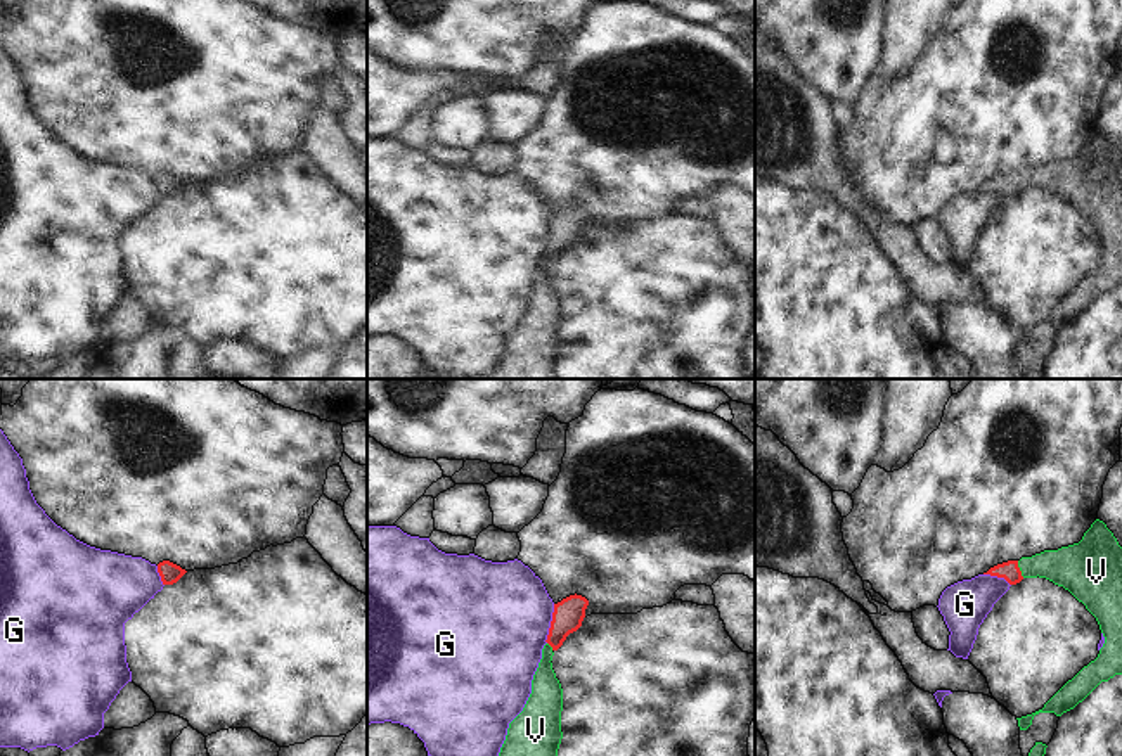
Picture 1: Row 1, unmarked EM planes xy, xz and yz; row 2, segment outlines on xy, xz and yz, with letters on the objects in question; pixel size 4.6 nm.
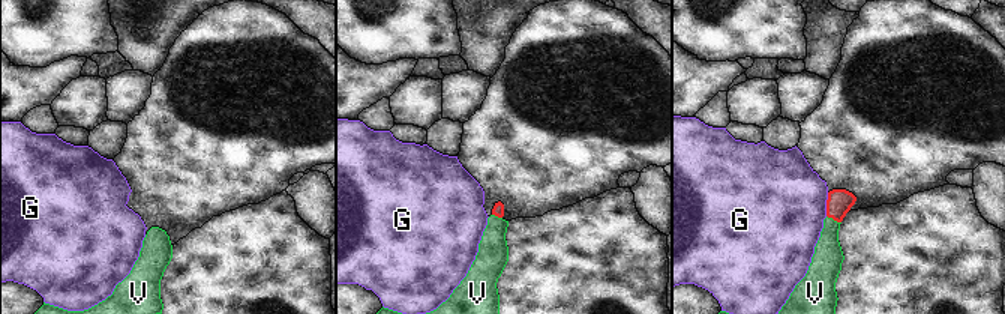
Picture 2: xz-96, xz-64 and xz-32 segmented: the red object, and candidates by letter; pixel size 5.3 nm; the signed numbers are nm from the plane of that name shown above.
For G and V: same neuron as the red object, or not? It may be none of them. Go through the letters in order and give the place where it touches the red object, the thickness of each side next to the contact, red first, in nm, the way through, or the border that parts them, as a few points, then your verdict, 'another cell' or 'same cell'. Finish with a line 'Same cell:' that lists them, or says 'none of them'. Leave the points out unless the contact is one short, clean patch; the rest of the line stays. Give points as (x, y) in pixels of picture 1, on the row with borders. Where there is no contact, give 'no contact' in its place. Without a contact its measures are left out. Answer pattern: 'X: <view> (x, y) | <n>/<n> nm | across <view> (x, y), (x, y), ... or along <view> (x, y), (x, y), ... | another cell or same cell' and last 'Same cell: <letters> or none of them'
G: xz (551, 623) | 140/480 nm | along xz (554, 604), (546, 642) | another cell
V: yz (1018, 570) | 90/200 nm | across yz (1010, 571), (1018, 570), (1072, 568) | same cell
Same cell: V

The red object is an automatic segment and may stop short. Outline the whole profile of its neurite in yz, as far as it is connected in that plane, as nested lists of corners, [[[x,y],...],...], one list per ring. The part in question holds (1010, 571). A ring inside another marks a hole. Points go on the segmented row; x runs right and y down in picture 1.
[[[1096,519],[1079,543],[1008,561],[983,574],[1004,578],[1009,585],[1039,576],[1063,586],[1096,618],[1105,637],[1098,657],[1068,680],[1042,709],[1016,718],[1020,730],[1027,730],[1039,713],[1061,716],[1101,682],[1122,675],[1122,547],[1103,521]]]

